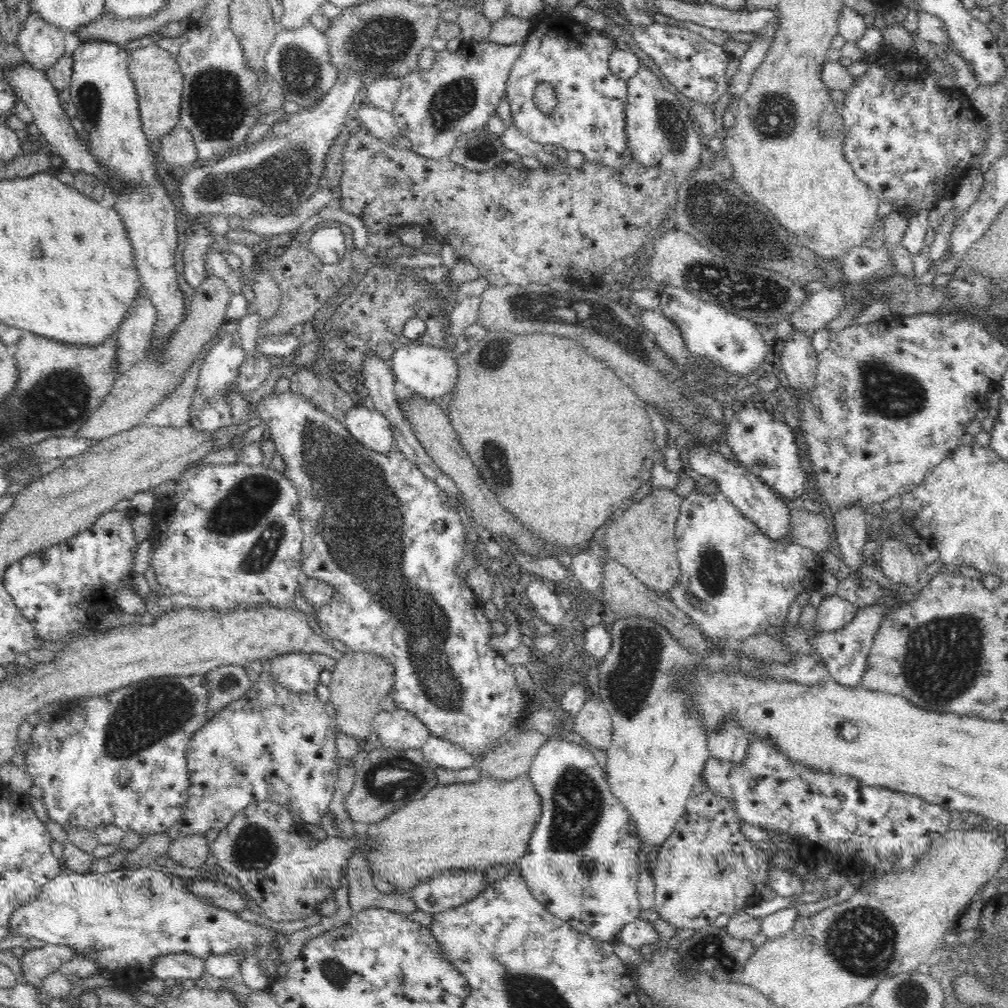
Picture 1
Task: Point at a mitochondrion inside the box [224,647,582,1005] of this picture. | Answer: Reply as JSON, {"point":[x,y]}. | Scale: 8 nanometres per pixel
{"point":[388,783]}

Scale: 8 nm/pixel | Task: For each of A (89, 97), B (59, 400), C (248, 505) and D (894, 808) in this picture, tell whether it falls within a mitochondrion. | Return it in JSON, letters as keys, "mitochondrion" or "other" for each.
{"A":"mitochondrion","B":"mitochondrion","C":"mitochondrion","D":"other"}

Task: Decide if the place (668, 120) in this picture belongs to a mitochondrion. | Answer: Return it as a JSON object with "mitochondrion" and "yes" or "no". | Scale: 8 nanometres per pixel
{"mitochondrion":"yes"}

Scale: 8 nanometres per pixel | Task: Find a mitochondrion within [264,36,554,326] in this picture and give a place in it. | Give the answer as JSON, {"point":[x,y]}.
{"point":[300,68]}

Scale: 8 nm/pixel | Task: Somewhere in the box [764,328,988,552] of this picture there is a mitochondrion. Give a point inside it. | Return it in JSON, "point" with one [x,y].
{"point":[885,390]}

